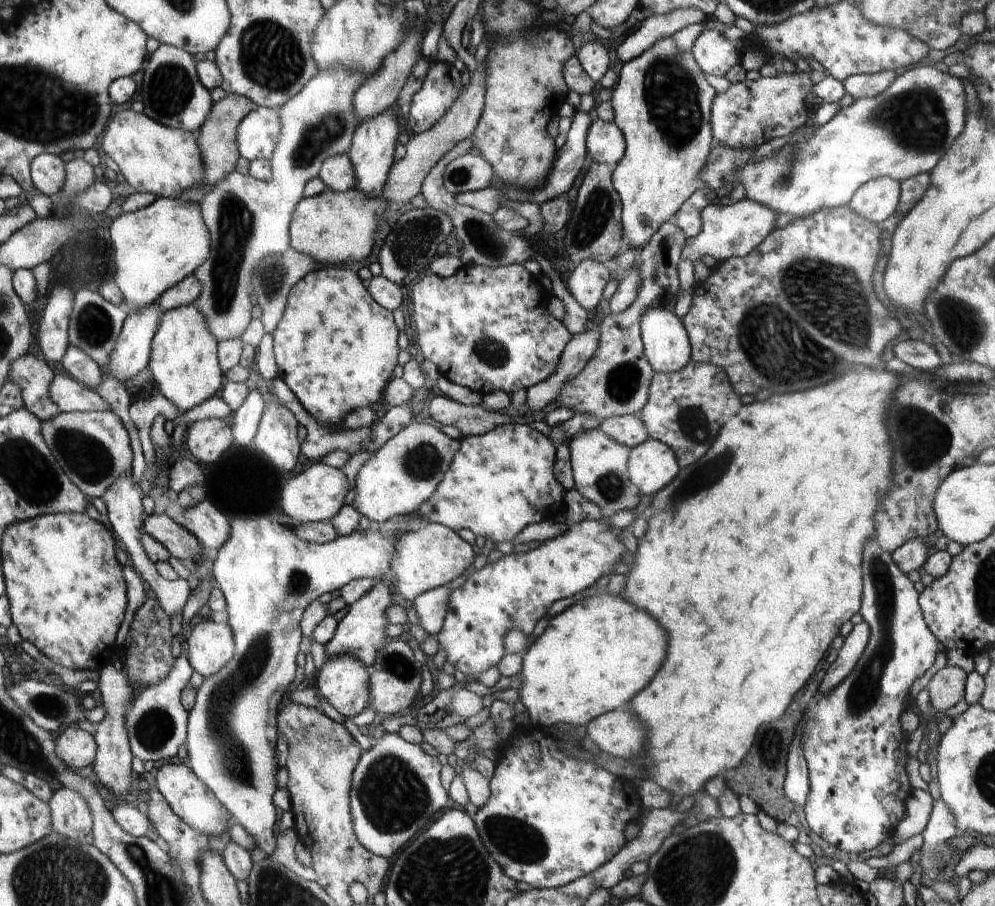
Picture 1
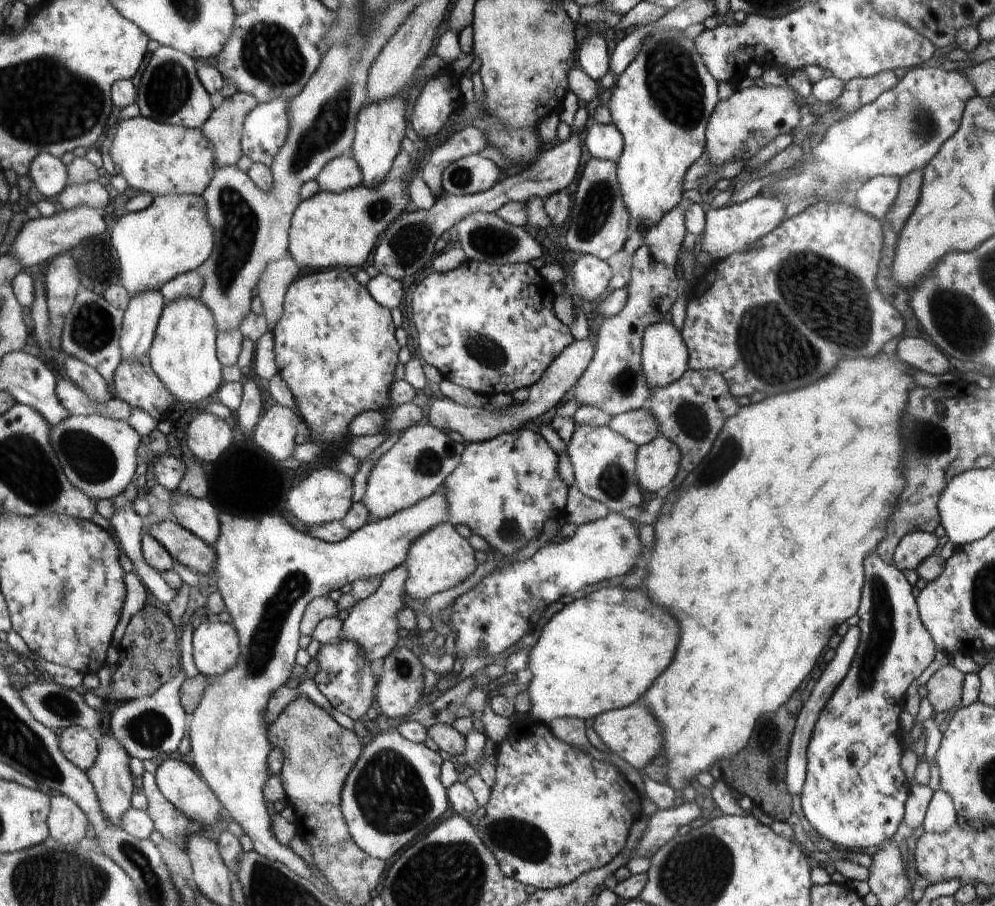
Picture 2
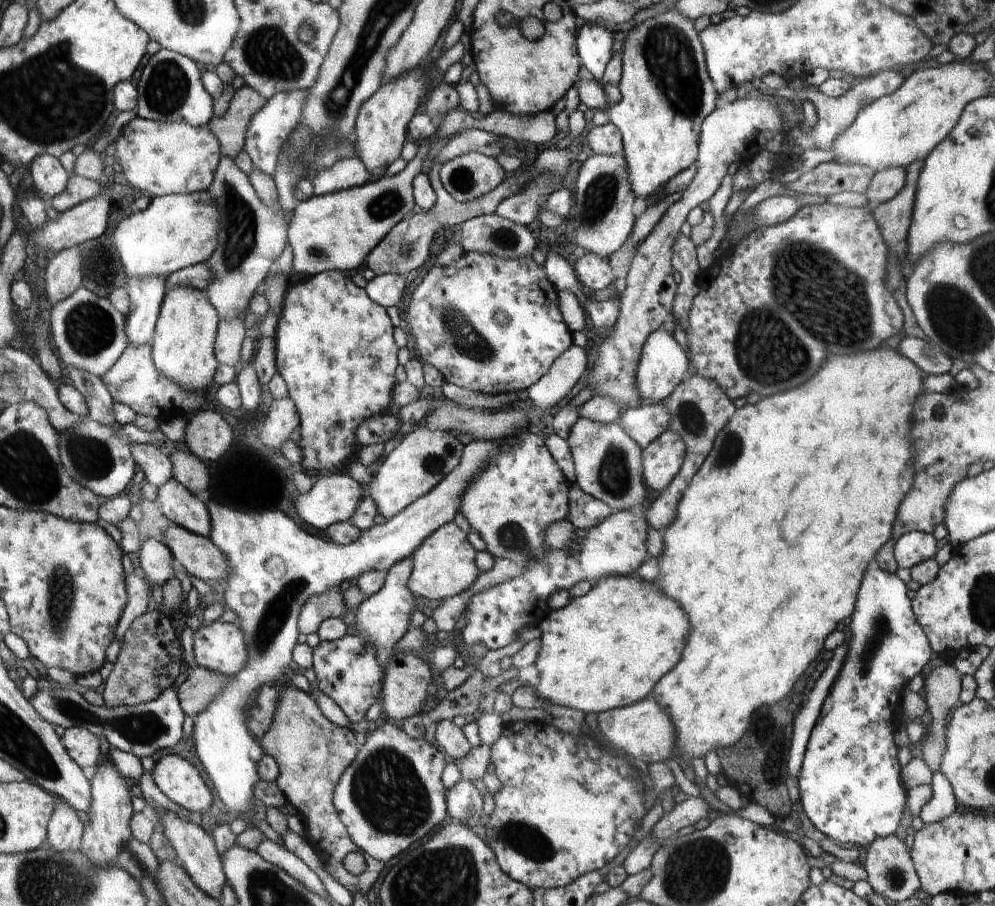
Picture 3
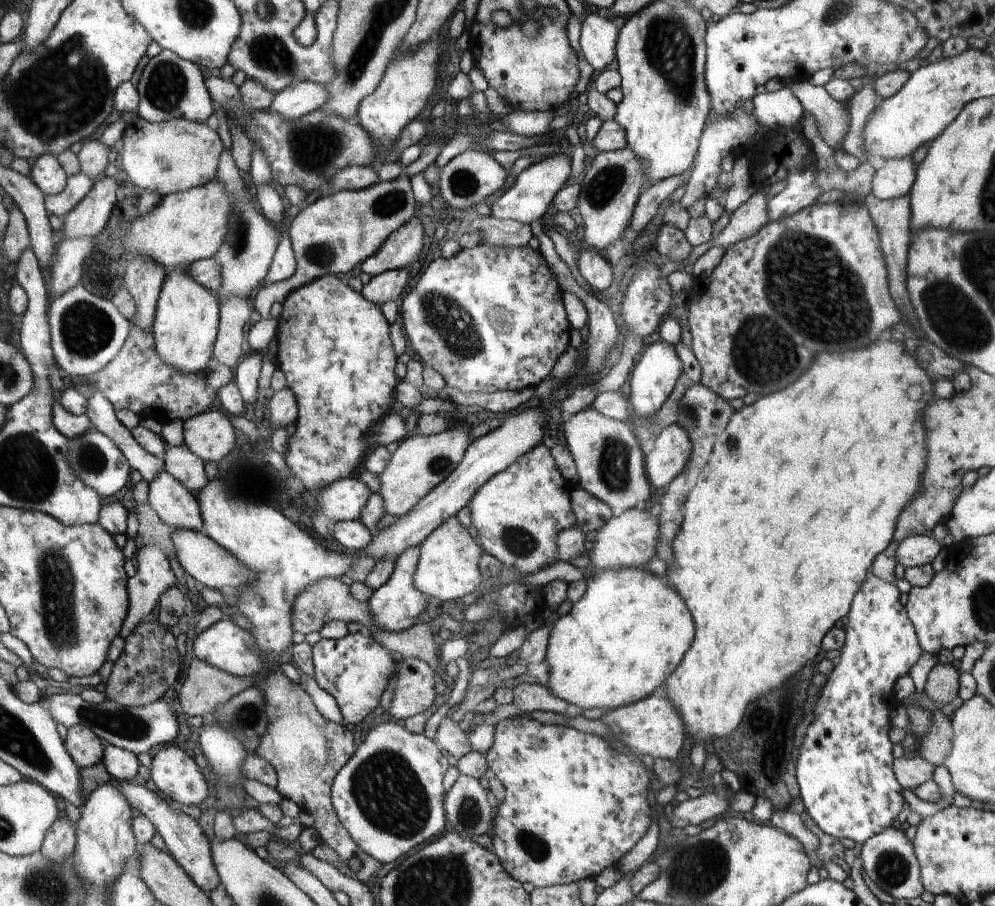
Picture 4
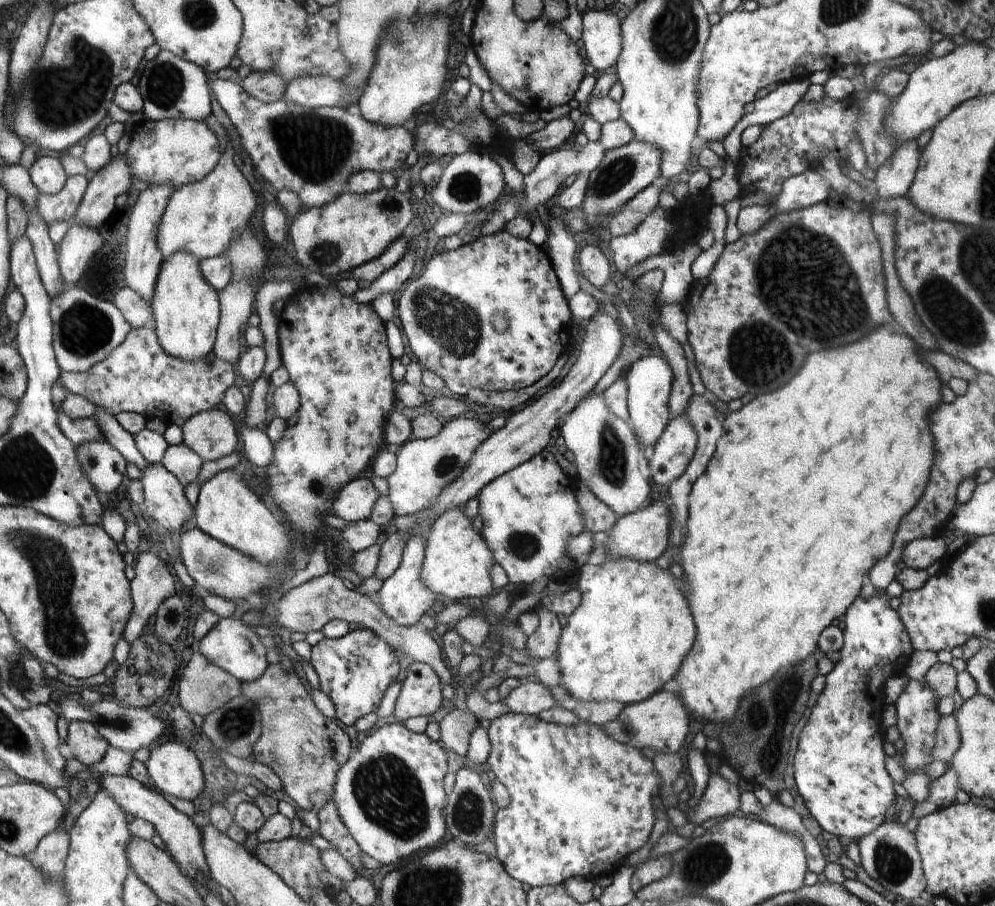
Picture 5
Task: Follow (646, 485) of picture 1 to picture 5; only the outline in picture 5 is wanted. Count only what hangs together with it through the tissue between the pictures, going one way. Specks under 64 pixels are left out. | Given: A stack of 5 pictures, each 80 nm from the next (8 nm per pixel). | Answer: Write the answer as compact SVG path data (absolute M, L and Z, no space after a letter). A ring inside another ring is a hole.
M684 415L669 421L654 446L654 454L648 462L652 470L649 480L653 484L669 486L682 476L694 457L698 436Z

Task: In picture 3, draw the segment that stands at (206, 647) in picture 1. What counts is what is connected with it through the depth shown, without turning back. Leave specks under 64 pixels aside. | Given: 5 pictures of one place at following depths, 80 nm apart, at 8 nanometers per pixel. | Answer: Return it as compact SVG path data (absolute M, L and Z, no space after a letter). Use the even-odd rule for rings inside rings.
M213 622L201 627L193 635L196 664L234 677L248 665L248 643L245 633L234 623Z

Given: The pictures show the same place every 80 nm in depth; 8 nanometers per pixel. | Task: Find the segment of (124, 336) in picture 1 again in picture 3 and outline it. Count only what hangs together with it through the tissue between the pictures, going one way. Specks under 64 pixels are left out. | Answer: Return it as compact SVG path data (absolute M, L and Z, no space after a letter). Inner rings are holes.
M160 276L127 277L125 287L132 303L126 316L129 343L140 346L151 342L168 289L165 280Z

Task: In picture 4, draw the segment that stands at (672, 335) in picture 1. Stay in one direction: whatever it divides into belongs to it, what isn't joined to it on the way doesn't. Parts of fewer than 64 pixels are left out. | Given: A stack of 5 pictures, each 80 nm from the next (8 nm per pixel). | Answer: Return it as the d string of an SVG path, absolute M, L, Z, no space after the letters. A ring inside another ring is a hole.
M660 340L648 346L630 374L629 401L635 416L638 419L652 421L654 415L668 400L682 372L682 363L676 354L674 345Z

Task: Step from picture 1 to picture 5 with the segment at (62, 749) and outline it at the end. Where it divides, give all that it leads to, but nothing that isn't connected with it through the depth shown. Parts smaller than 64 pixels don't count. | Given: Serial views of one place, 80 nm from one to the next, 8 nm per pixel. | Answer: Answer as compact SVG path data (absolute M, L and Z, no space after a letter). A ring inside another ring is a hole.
M70 721L67 744L74 757L85 766L97 765L109 749L109 743L94 724L87 721Z

